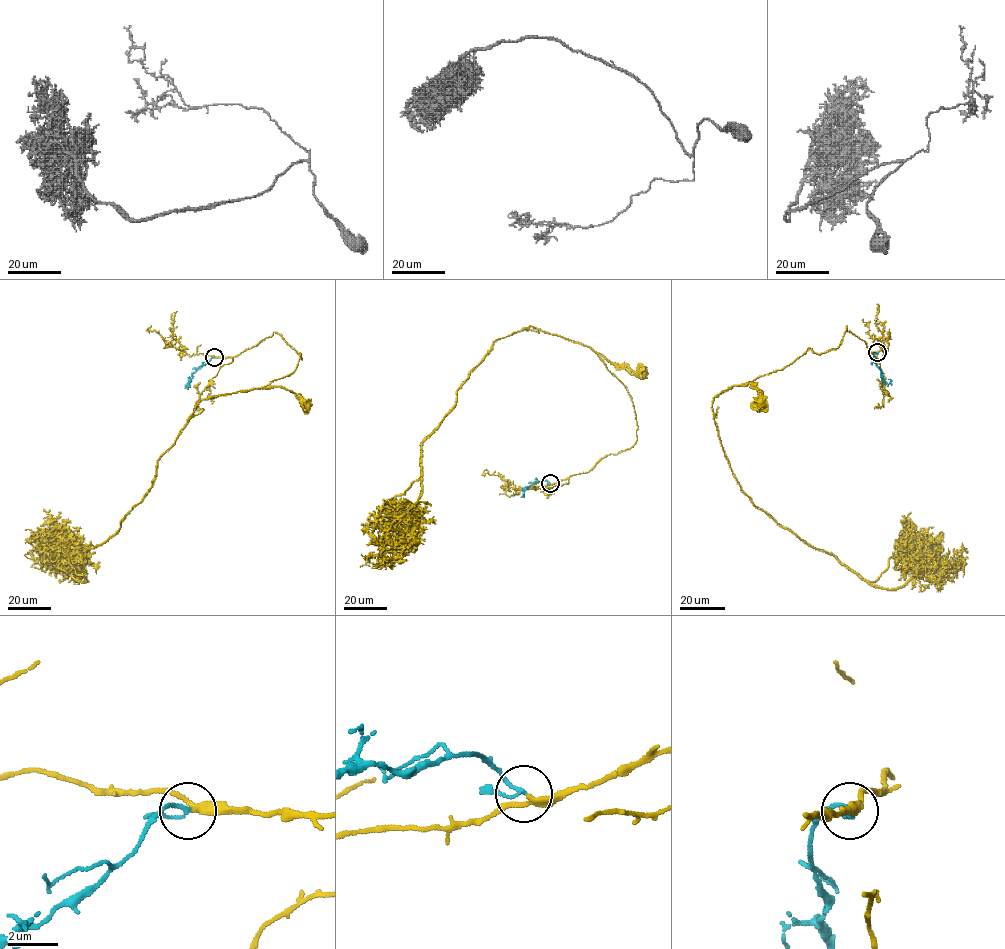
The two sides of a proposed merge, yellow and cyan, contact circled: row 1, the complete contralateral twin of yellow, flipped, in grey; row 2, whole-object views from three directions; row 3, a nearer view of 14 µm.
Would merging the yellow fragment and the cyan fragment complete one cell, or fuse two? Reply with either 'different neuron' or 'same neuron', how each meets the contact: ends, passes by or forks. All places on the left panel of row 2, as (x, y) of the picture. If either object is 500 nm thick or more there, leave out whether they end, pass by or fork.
same neuron | yellow passes by | cyan passes by

